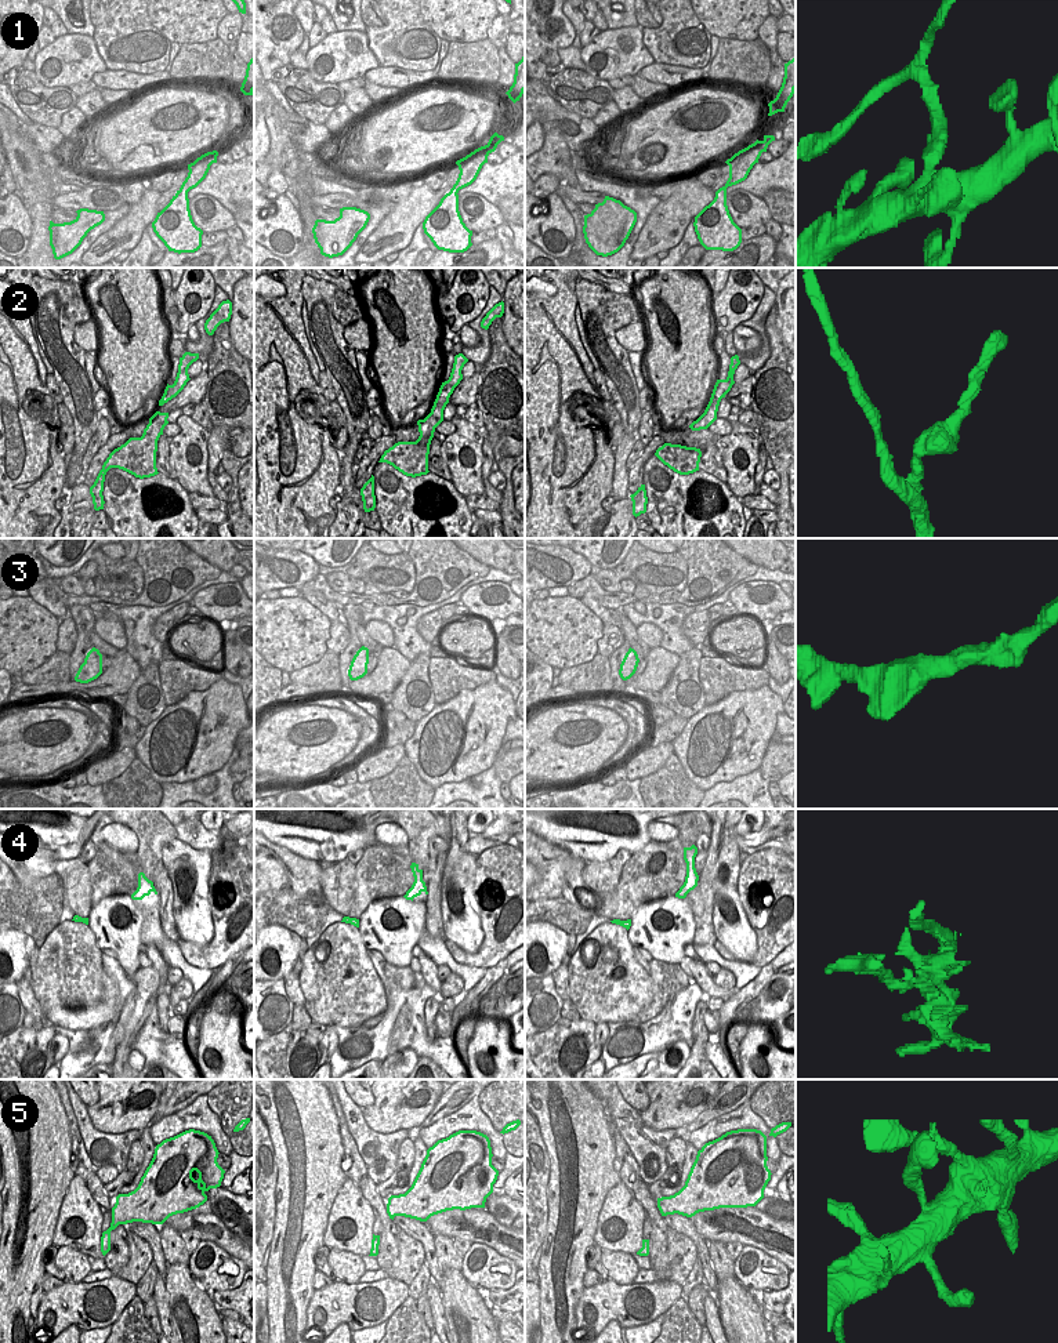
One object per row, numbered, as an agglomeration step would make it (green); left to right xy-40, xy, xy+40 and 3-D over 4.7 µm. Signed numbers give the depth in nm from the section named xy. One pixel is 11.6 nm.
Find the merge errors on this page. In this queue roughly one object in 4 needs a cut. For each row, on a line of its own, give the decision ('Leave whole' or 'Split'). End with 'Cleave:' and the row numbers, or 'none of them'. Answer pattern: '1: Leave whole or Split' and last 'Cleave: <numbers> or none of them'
1: Split
2: Leave whole
3: Leave whole
4: Split
5: Leave whole
Cleave: 1, 4.

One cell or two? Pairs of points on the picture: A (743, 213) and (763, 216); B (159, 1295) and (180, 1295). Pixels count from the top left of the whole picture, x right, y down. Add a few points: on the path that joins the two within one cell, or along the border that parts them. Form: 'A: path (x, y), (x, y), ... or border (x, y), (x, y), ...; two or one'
A: path (747, 213), (758, 214); one
B: border (163, 1277), (170, 1320), (174, 1327); two

